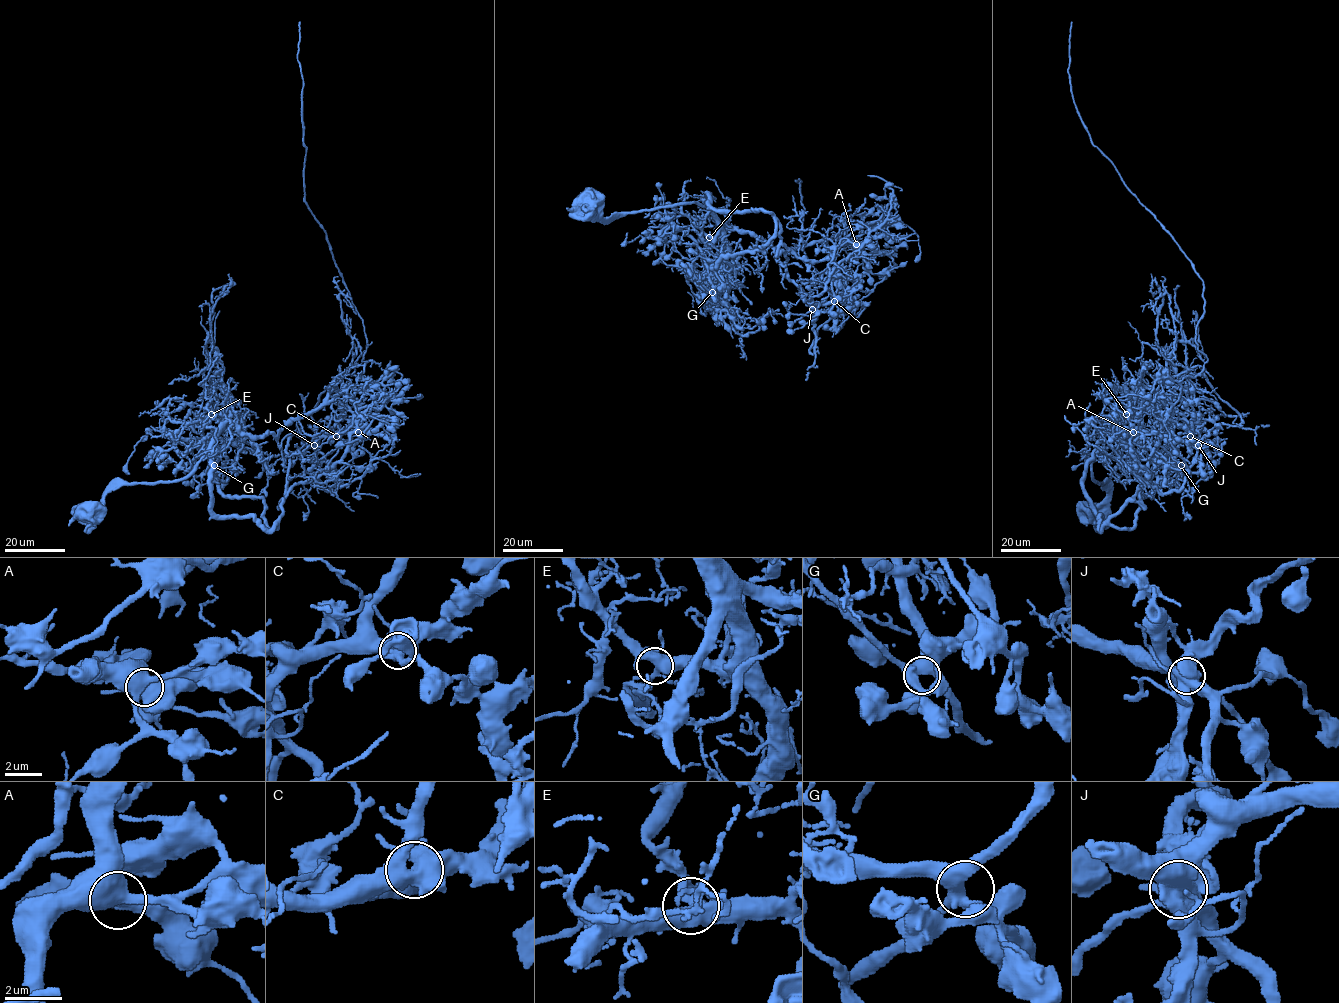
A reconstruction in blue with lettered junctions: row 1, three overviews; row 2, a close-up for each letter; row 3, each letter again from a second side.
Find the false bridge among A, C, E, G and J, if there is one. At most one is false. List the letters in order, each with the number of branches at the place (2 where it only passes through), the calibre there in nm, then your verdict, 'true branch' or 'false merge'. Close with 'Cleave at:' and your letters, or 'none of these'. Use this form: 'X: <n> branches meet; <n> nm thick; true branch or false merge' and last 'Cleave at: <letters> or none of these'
A: 4 branches meet; 440 nm thick; true branch
C: 4 branches meet; 550 nm thick; true branch
E: 5 branches meet; 480 nm thick; true branch
G: 4 branches meet; 440 nm thick; true branch
J: 5 branches meet; 700 nm thick; false merge
Cleave at: J

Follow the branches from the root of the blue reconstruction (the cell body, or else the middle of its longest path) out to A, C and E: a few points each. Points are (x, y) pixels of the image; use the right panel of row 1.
A: (1093, 516), (1107, 495), (1091, 471), (1097, 444), (1115, 421), (1124, 436), (1139, 427), (1113, 389), (1133, 432)
C: (1093, 516), (1107, 495), (1094, 451), (1115, 421), (1137, 435), (1133, 393), (1175, 395), (1194, 415), (1190, 436)
E: (1093, 516), (1098, 514), (1107, 495), (1092, 475), (1094, 451), (1109, 433), (1127, 420), (1126, 414)

